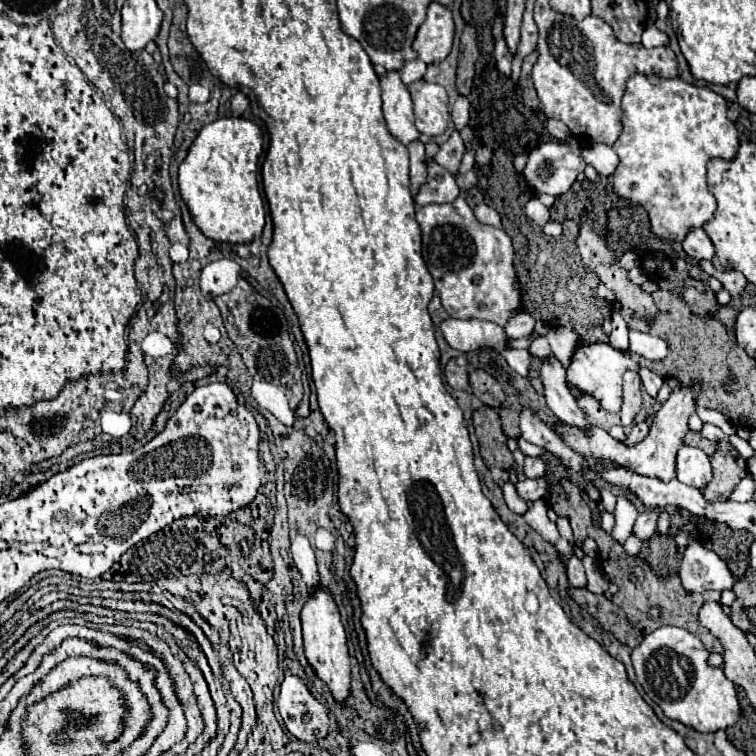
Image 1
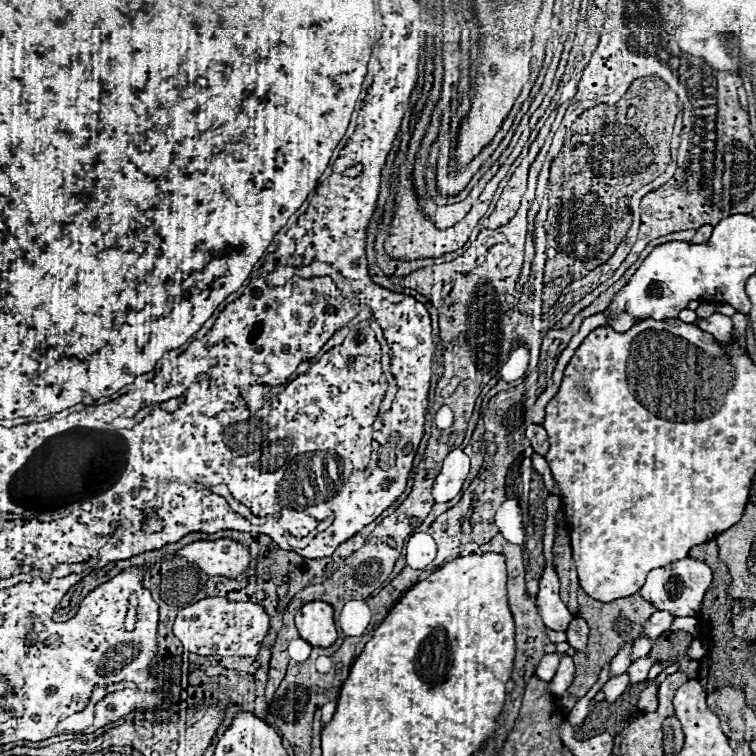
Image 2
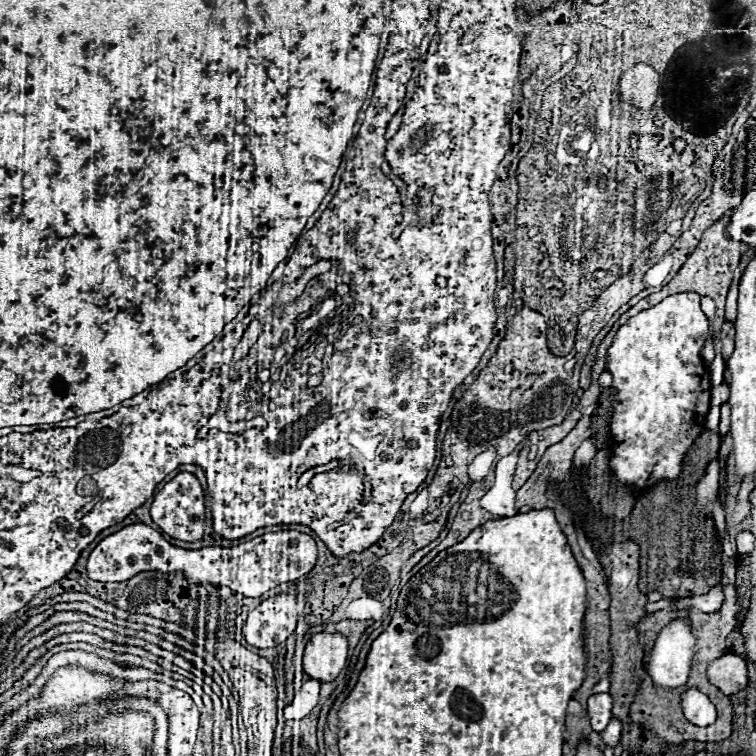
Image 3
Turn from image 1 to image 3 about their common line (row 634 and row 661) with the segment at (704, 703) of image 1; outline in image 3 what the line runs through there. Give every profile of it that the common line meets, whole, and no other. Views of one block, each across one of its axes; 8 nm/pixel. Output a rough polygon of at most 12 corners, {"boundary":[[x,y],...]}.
{"boundary":[[674,618],[660,630],[646,672],[674,690],[694,664],[694,624]]}

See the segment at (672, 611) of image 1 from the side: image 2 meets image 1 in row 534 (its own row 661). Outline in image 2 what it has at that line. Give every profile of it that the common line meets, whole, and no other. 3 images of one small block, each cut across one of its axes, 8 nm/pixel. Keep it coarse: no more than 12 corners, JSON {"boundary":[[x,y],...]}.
{"boundary":[[566,530],[554,564],[562,602],[590,626],[570,694],[582,698],[602,668],[644,636],[656,608],[632,594],[590,598],[578,584]]}

